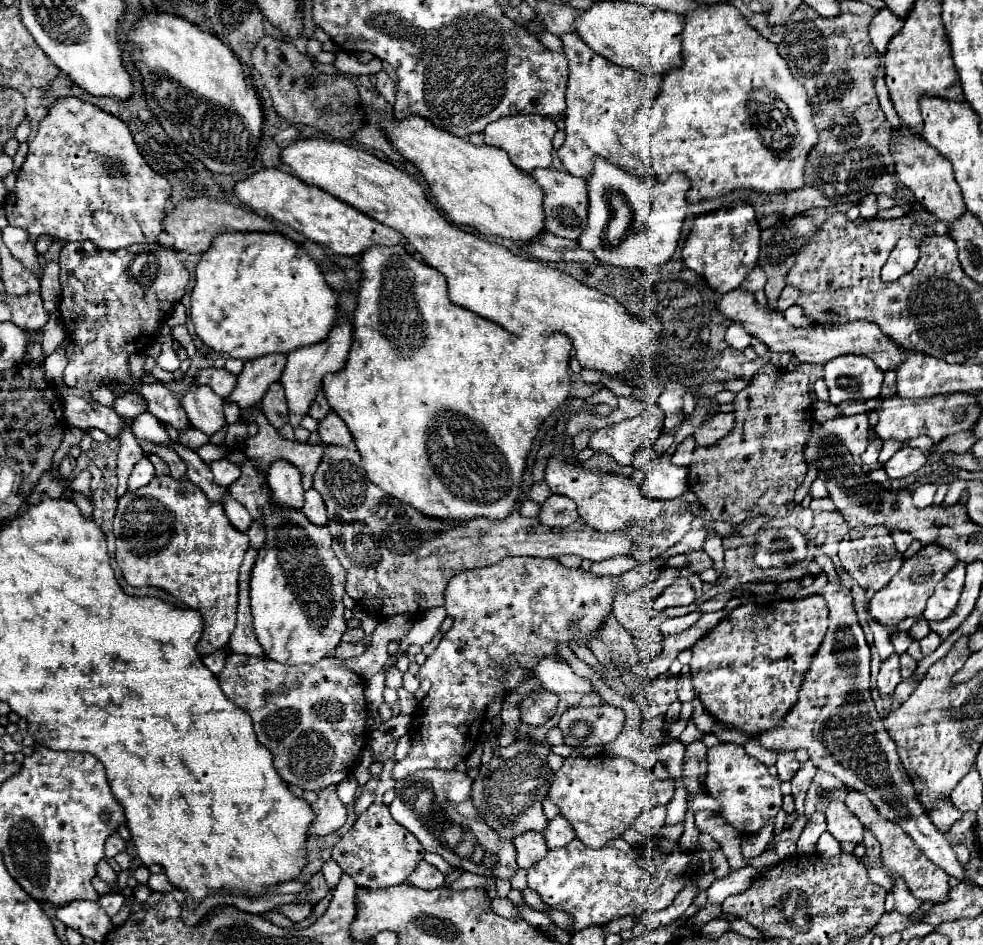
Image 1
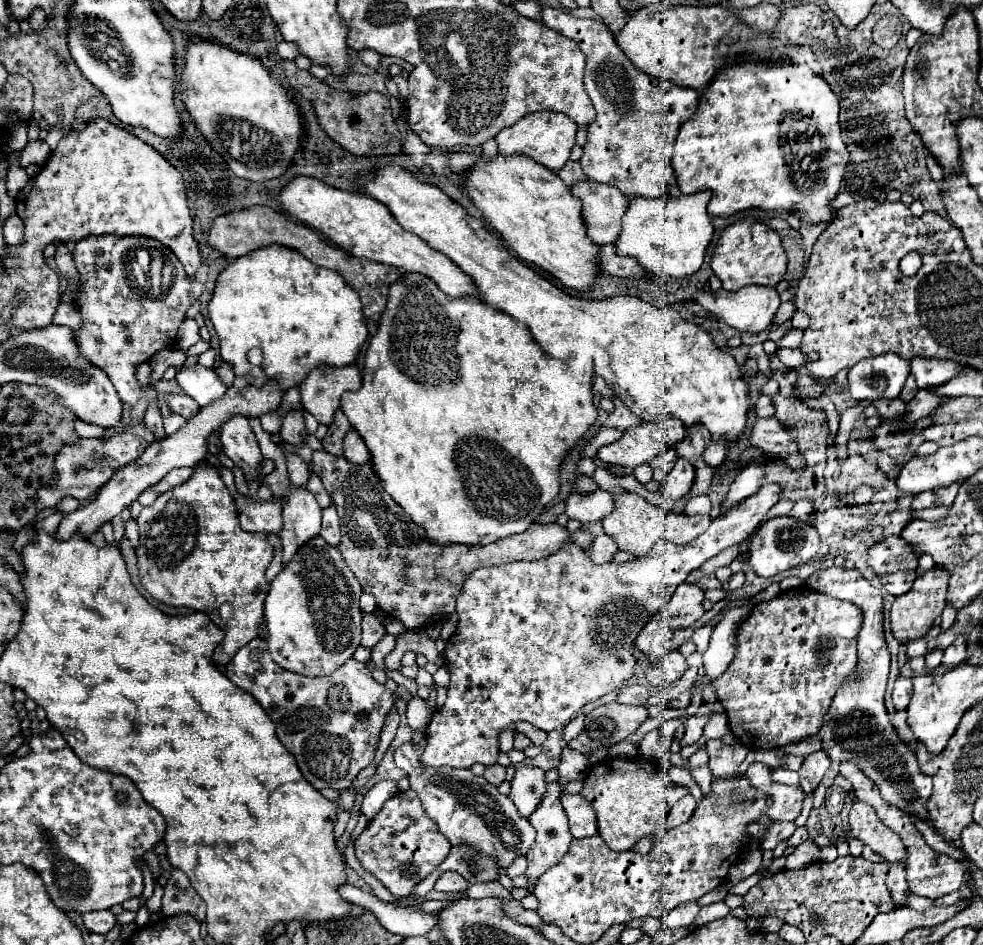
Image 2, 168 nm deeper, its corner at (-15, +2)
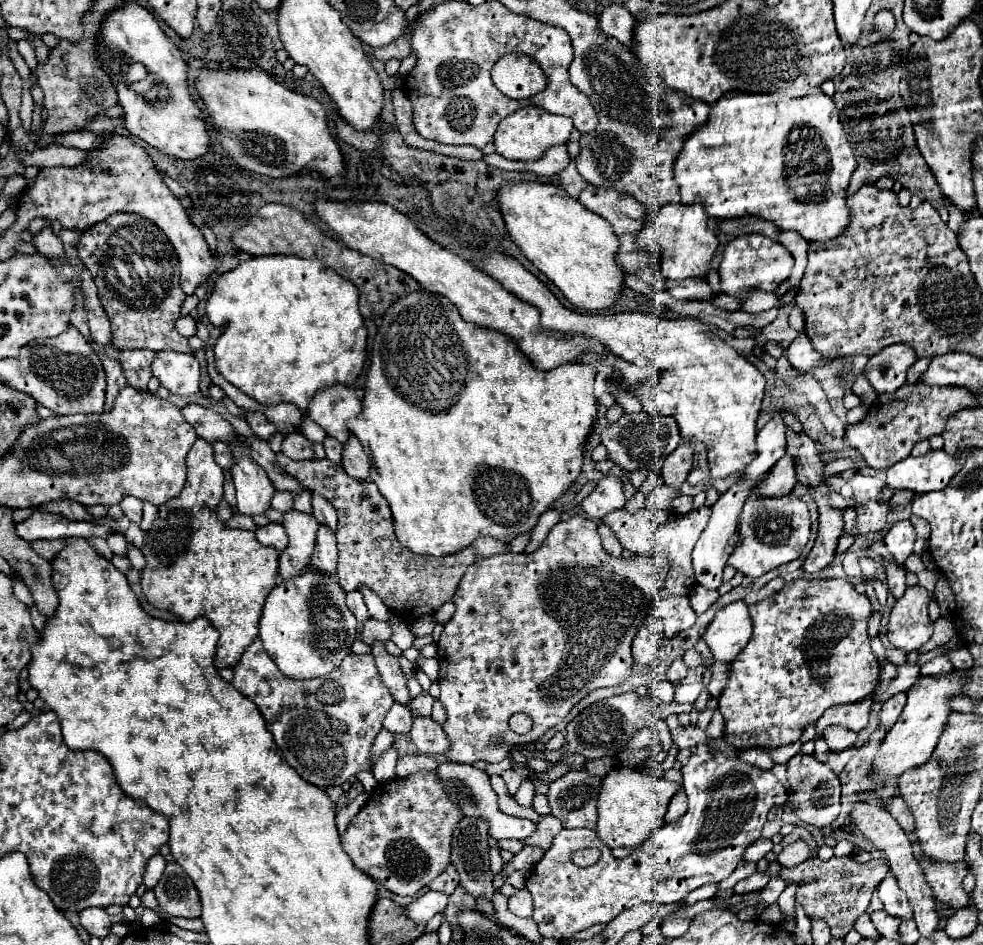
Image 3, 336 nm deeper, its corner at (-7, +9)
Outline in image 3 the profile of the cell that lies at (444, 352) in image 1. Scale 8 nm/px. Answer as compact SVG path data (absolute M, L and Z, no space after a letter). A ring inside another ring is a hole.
M419 291L419 293L409 293L401 297L397 303L393 303L391 309L385 313L383 325L379 327L379 333L371 345L371 365L367 371L363 411L355 421L353 419L349 421L349 429L369 451L371 461L375 461L379 475L371 475L371 479L391 507L399 543L413 553L439 557L439 555L459 553L463 551L463 547L469 547L477 537L483 535L491 535L495 539L507 541L521 533L533 531L541 513L551 509L551 505L571 489L571 485L577 481L581 473L583 445L597 419L597 399L593 395L595 375L597 369L585 363L573 363L573 365L567 363L547 373L537 371L533 363L515 347L511 339L507 339L503 333L475 327L473 323L463 321L457 307L443 295Z

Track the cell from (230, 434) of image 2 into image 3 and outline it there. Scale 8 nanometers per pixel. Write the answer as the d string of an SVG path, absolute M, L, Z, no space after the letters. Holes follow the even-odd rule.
M235 441L229 447L237 459L231 469L237 489L237 511L247 517L265 515L271 507L271 499L275 493L273 483L269 481L267 473L263 473L263 469L255 461L251 461L251 457L247 457L249 449L243 447L241 441Z

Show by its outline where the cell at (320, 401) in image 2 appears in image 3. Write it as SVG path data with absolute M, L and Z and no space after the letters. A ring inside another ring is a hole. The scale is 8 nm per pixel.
M327 387L315 395L309 403L307 415L325 429L327 435L335 437L341 445L349 441L347 421L361 413L361 401L355 387Z

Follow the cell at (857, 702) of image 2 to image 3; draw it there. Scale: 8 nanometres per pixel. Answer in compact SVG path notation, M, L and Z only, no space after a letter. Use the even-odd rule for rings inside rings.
M863 699L853 705L835 705L823 713L823 717L817 721L817 735L821 737L823 729L829 725L843 725L855 733L865 729L869 721L869 709L871 709L871 699Z

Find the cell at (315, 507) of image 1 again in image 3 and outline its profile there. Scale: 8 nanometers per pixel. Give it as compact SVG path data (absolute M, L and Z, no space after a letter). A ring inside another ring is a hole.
M319 525L319 533L317 533L317 545L315 545L315 553L313 553L313 561L311 565L315 567L315 571L327 573L331 577L337 575L337 543L335 543L335 533L325 527Z

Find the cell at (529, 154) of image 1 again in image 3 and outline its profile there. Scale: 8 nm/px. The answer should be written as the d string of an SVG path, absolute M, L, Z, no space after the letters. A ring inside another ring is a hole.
M521 107L515 113L507 115L497 131L495 131L495 147L497 153L503 155L505 159L519 159L519 161L533 161L533 159L541 159L543 153L553 147L553 145L561 145L569 141L569 135L573 131L573 121L569 117L563 115L551 115L541 107Z

